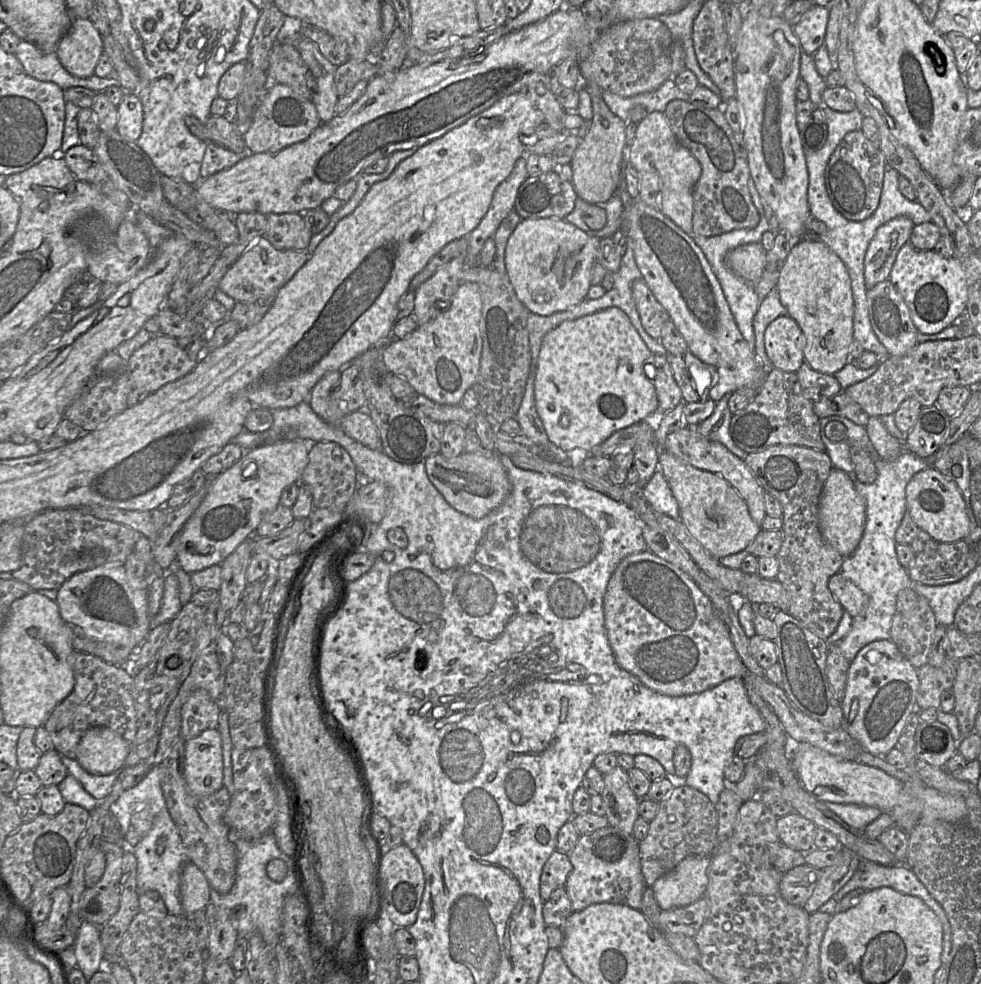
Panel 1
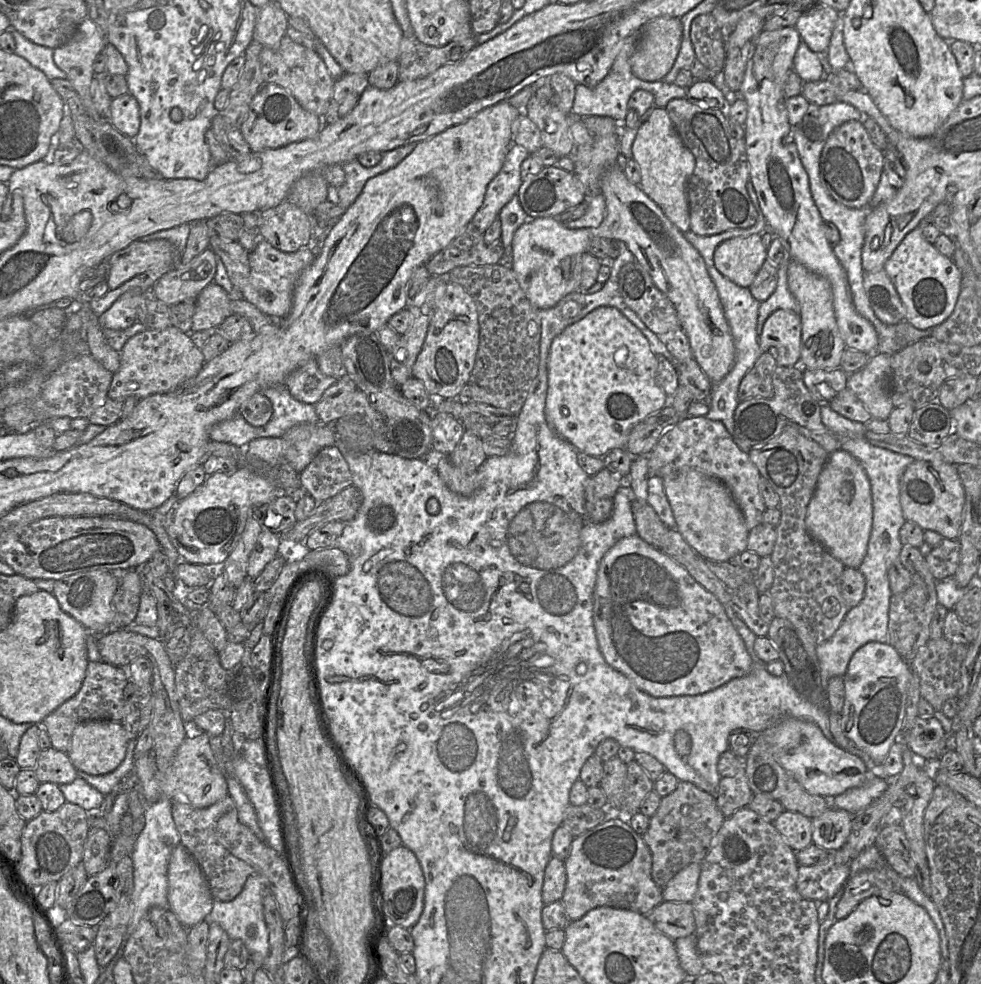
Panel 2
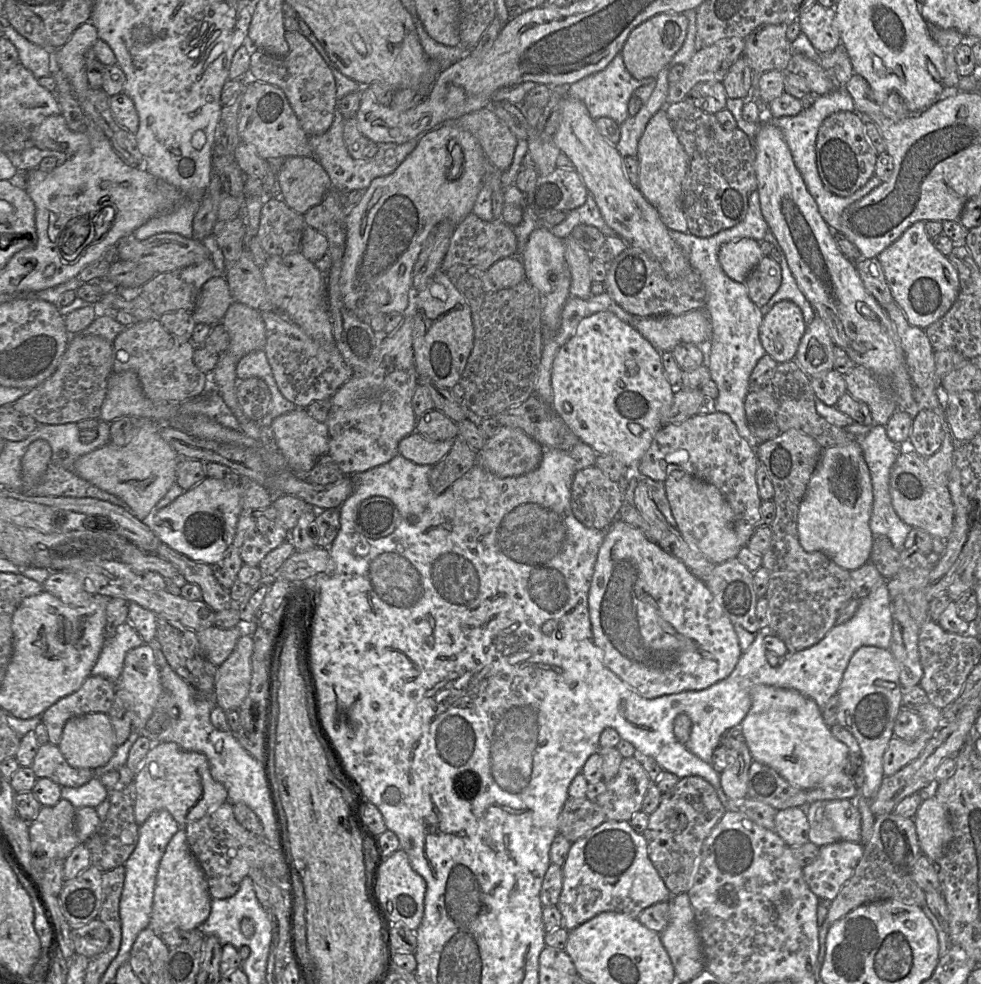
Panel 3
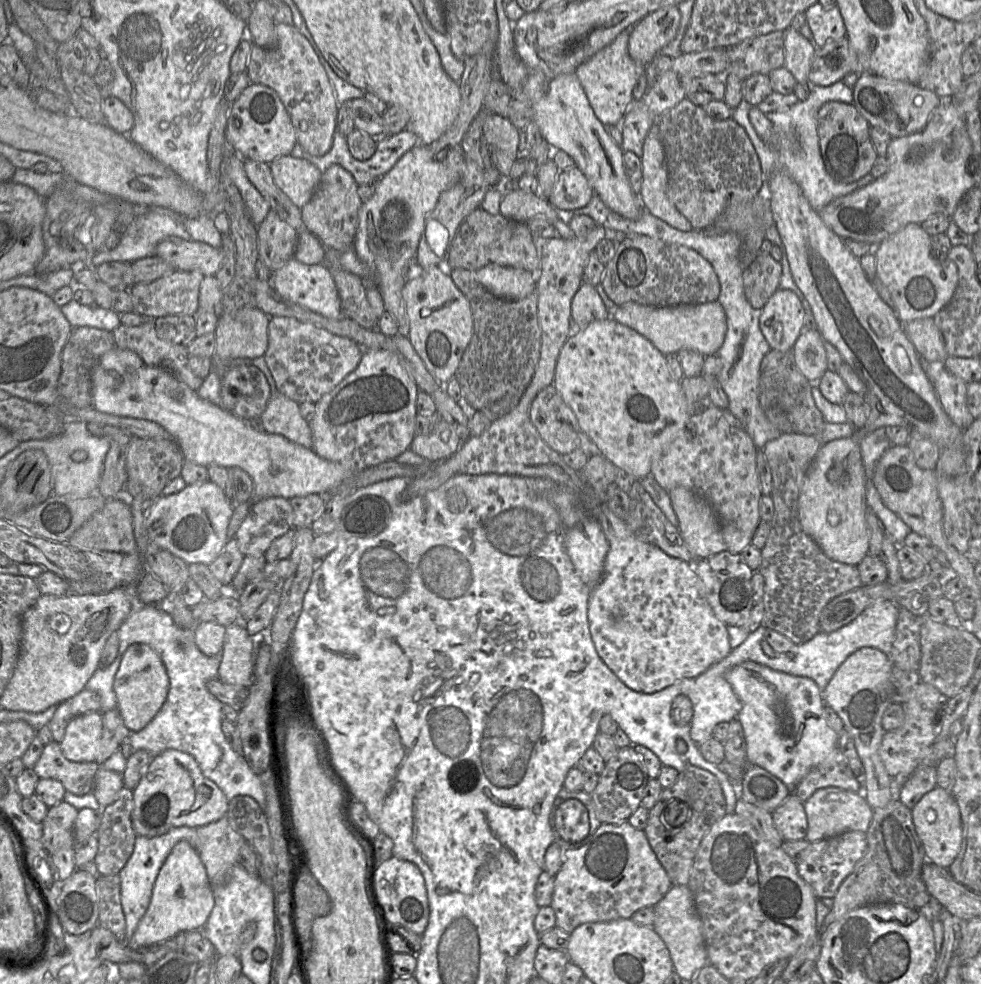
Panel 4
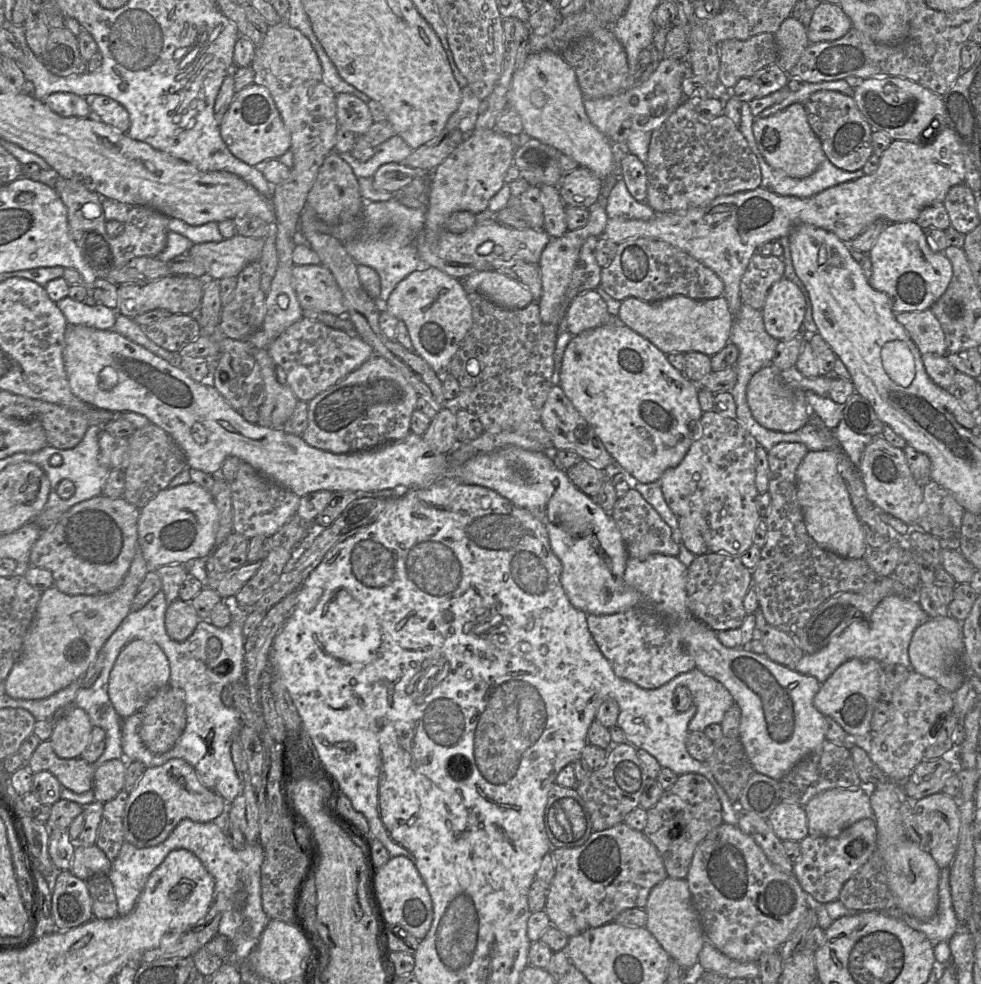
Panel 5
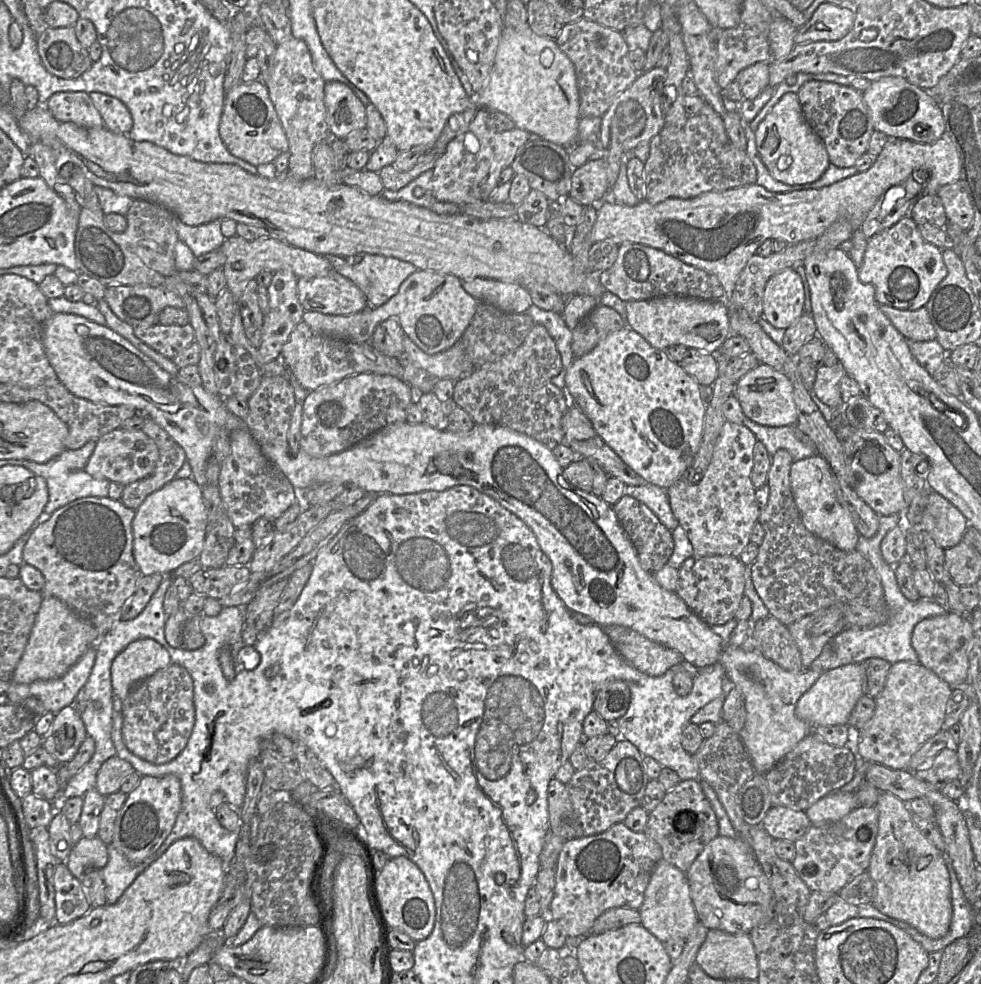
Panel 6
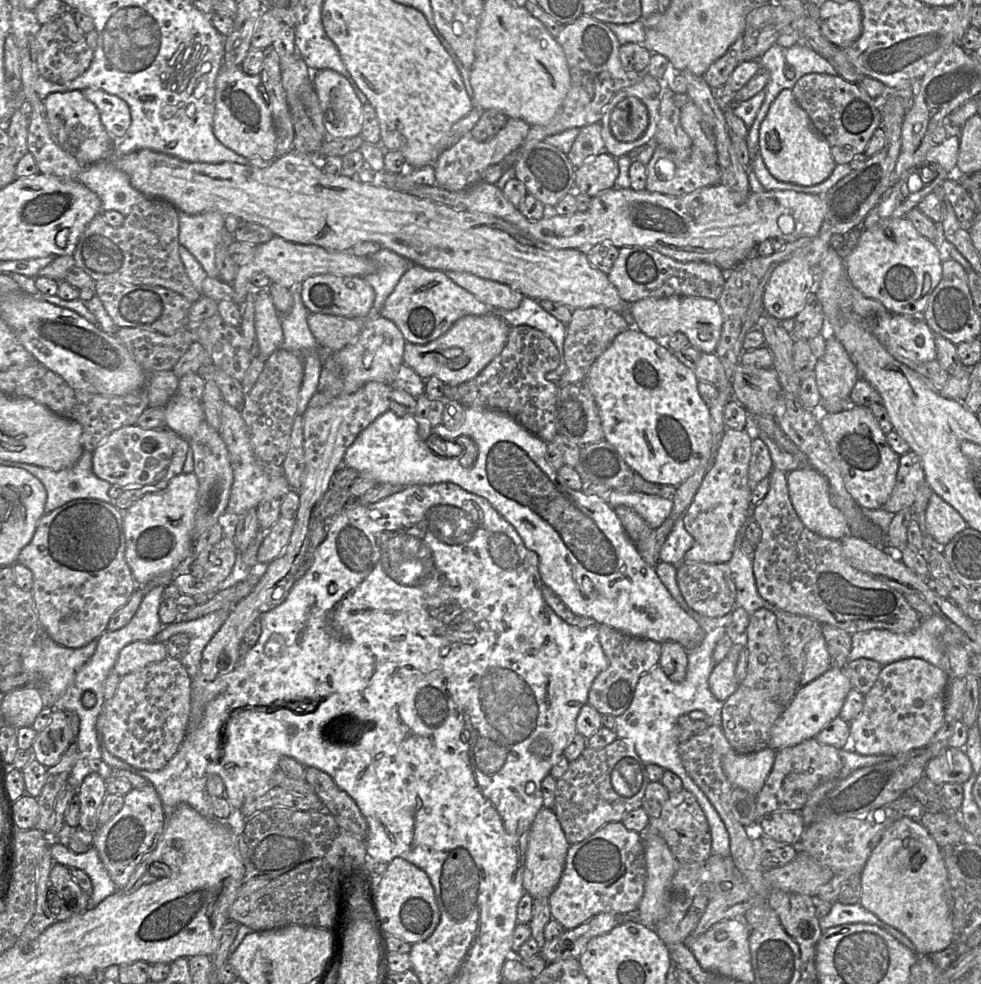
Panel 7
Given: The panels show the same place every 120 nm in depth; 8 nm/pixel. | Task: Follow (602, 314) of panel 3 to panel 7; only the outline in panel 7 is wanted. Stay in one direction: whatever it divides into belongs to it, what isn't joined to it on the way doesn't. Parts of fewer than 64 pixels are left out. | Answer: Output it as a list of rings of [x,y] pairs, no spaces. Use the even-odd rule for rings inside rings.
[[[627,328],[627,330],[618,334],[610,346],[596,359],[584,380],[594,396],[603,427],[604,440],[616,448],[634,473],[638,473],[648,482],[678,486],[702,465],[708,464],[712,466],[715,456],[712,456],[709,407],[700,397],[698,392],[699,380],[696,378],[694,372],[678,361],[669,349],[658,344],[654,339],[647,337],[638,329]]]

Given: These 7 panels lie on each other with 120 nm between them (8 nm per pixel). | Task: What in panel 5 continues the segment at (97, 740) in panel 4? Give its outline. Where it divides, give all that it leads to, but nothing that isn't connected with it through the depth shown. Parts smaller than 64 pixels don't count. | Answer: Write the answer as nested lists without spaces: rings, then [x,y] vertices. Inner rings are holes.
[[[75,706],[63,718],[54,722],[49,741],[58,757],[80,758],[90,742],[92,729],[88,714]]]

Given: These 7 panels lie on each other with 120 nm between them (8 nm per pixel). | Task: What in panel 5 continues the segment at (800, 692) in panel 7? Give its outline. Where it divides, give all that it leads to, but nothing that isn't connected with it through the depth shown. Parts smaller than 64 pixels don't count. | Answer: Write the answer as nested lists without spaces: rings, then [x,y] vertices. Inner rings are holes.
[[[860,658],[843,663],[821,684],[813,699],[813,705],[824,716],[834,719],[849,736],[872,739],[870,723],[879,701],[881,665],[874,659]]]

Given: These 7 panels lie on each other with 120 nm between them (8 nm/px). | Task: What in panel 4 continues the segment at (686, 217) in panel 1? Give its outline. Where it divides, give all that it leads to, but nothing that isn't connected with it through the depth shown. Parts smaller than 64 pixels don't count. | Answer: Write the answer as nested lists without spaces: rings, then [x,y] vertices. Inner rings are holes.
[[[658,118],[651,126],[643,145],[640,201],[653,216],[680,231],[691,231],[691,223],[670,202],[667,195],[668,171],[660,140]]]

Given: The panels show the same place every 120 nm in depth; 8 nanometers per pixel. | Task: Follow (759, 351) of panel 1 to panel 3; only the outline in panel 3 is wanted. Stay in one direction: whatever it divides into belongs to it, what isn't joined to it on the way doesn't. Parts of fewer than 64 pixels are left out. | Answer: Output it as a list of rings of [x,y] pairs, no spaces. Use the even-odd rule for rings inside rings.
[[[769,228],[766,231],[764,240],[772,244],[779,251],[779,265],[781,267],[782,279],[781,285],[776,291],[776,293],[772,296],[772,298],[765,306],[760,308],[763,316],[767,314],[776,303],[782,300],[789,300],[795,303],[801,309],[804,322],[806,323],[806,325],[808,325],[815,317],[814,309],[799,289],[797,282],[788,266],[785,254]]]

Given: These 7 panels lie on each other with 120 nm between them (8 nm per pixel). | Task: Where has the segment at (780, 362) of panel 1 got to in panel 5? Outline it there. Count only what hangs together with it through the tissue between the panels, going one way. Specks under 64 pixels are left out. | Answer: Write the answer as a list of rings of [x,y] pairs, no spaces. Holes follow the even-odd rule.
[[[783,277],[772,285],[762,308],[766,332],[778,341],[793,338],[801,332],[805,310],[803,293]]]

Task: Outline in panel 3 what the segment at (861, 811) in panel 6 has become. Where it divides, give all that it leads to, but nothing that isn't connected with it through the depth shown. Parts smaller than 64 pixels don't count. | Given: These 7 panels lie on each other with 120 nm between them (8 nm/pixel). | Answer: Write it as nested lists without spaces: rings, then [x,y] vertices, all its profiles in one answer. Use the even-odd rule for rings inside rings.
[[[838,841],[820,847],[816,859],[802,868],[805,883],[819,899],[832,901],[853,875],[864,845]]]

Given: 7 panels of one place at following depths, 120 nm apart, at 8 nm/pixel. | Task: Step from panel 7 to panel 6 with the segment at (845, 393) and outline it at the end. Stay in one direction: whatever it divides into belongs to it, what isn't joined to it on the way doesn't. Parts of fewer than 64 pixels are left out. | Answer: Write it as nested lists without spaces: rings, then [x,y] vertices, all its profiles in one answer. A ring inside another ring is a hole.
[[[839,362],[834,366],[822,366],[816,371],[816,379],[812,392],[827,406],[832,409],[840,409],[843,401],[839,391],[839,383],[846,372]]]

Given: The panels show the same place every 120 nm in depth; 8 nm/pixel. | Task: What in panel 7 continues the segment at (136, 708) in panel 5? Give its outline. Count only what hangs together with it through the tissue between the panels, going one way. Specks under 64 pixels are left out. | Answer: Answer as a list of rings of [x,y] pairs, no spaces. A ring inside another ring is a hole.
[[[138,640],[120,651],[114,670],[120,677],[158,662],[168,656],[166,644],[157,641]]]

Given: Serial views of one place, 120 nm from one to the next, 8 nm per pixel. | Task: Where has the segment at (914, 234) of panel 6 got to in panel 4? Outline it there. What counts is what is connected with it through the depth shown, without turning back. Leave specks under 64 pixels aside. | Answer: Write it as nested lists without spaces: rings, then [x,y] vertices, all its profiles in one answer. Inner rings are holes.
[[[909,223],[898,232],[890,235],[874,247],[876,277],[888,289],[894,302],[894,310],[901,323],[907,323],[922,318],[933,318],[951,300],[958,283],[958,273],[955,263],[947,258],[947,254],[933,256],[930,236],[920,224]]]

